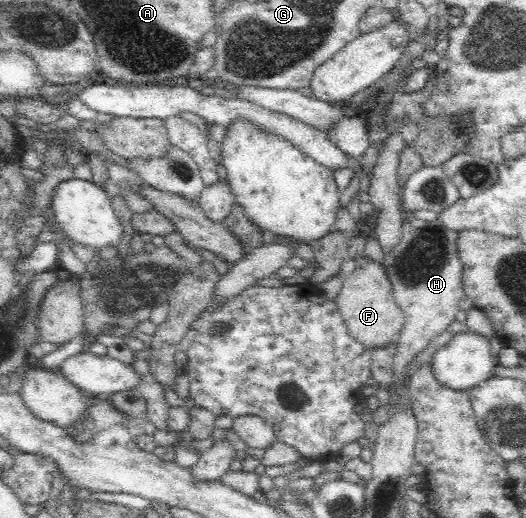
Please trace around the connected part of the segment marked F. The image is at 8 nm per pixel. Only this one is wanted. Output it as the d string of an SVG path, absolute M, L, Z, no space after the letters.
M362 256L354 260L355 269L349 273L341 285L335 303L340 316L346 324L348 335L372 351L374 348L385 348L395 342L404 325L404 315L397 307L393 297L393 288L381 263Z

